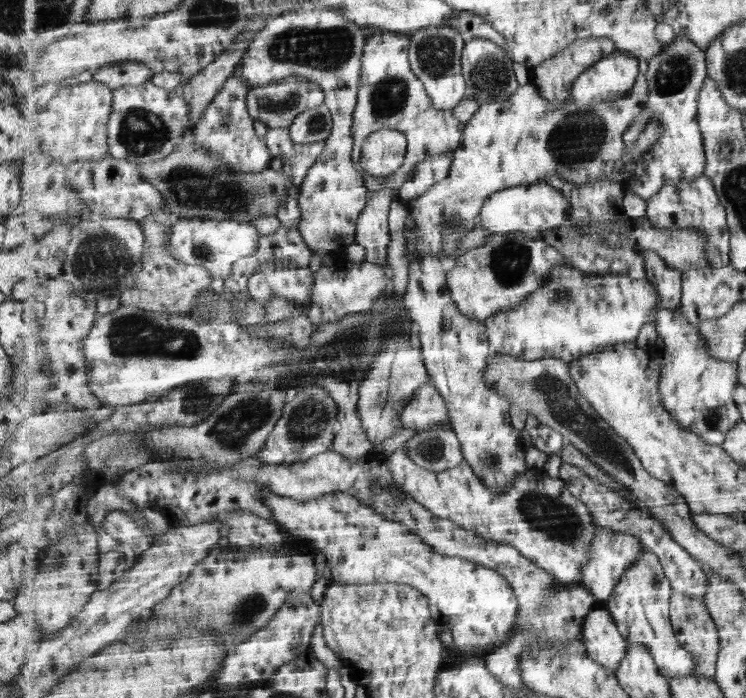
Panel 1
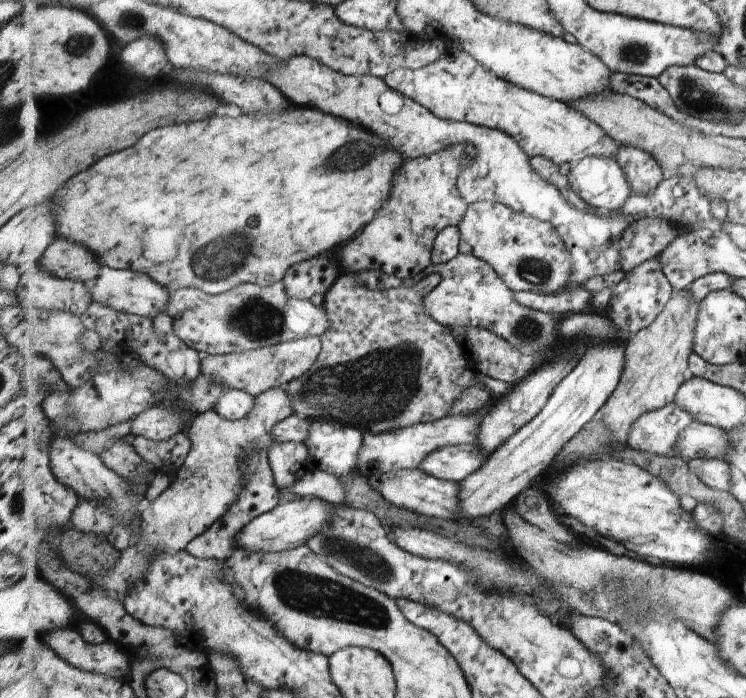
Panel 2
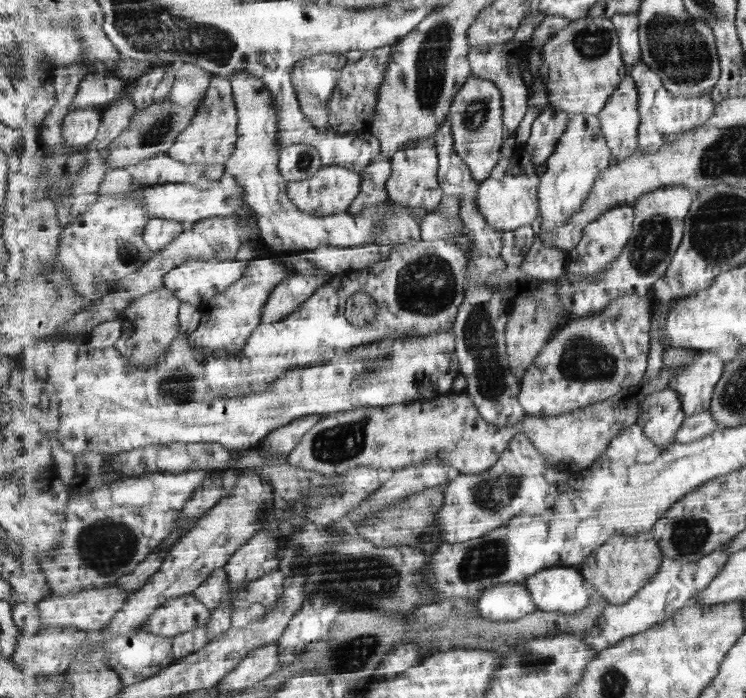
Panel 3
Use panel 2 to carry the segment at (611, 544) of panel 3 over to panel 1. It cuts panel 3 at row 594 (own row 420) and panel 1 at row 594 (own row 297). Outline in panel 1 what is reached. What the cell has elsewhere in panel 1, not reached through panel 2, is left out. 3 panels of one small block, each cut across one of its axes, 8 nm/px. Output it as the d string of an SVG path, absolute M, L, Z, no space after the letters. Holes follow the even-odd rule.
M673 591L670 604L670 619L672 620L676 637L697 658L697 677L705 677L715 681L717 662L721 650L720 632L717 629L716 620L709 612L708 605L695 596Z

